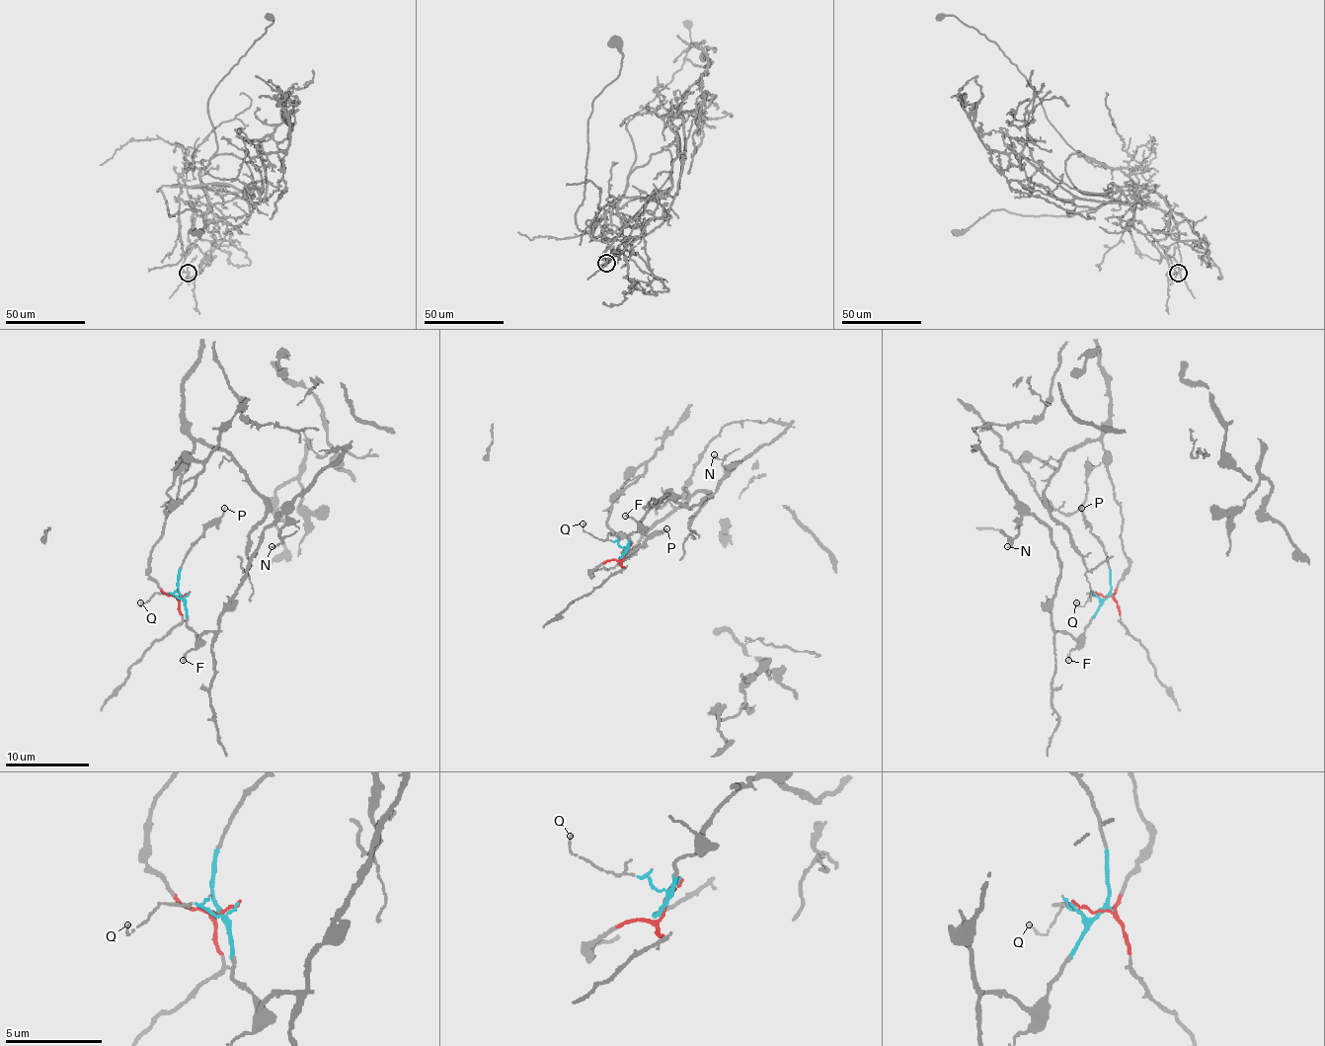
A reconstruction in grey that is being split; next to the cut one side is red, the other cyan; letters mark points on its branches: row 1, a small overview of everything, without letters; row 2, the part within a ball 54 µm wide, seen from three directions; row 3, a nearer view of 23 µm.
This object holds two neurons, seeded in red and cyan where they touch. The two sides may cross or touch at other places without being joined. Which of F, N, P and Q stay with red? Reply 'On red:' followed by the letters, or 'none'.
On red: none

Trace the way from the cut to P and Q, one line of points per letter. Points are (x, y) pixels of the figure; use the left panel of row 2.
P: (181, 596), (179, 568), (185, 553), (225, 507)
Q: (181, 596), (183, 600), (173, 593), (153, 593), (141, 605), (141, 602)

